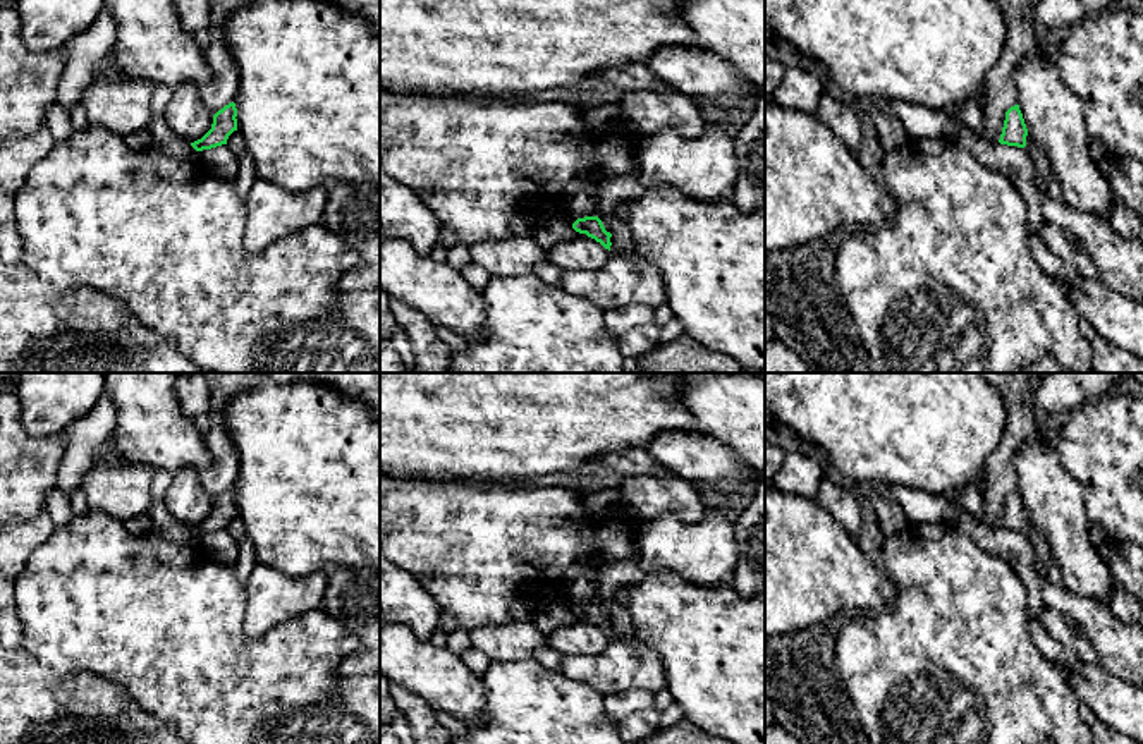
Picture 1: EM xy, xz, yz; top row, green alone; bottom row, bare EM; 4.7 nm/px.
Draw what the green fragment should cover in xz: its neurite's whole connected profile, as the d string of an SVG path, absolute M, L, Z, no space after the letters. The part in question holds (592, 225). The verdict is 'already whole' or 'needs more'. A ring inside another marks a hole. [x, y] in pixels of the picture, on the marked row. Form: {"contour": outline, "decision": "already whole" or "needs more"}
{"contour": "M584 216L584 218L578 218L572 223L572 229L579 234L586 234L588 237L595 239L596 242L600 242L605 249L610 251L610 237L612 234L605 230L602 220L598 216Z", "decision": "already whole"}

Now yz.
{"contour": "M1014 105L1005 112L1005 120L999 143L1007 146L1024 148L1026 136L1028 136L1028 129L1023 113L1019 110L1019 105Z", "decision": "already whole"}

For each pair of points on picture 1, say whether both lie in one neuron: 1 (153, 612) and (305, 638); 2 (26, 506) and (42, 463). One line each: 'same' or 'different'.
1: same
2: same

